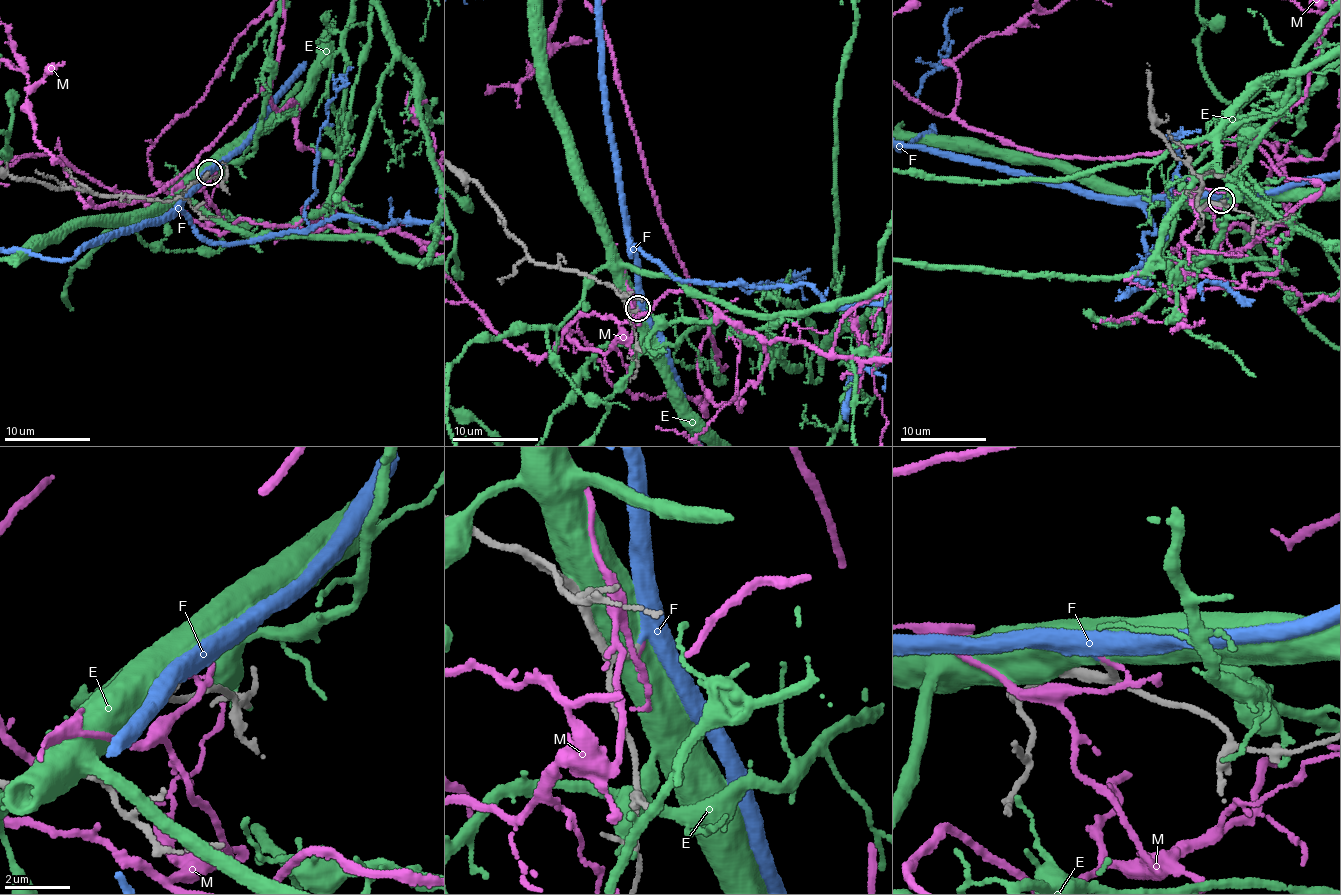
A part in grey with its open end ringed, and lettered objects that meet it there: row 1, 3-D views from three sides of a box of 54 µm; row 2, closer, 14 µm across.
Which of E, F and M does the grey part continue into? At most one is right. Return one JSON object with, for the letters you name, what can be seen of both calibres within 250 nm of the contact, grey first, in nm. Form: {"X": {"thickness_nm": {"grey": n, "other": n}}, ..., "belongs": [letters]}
{"F": {"thickness_nm": {"grey": 160, "other": 320}}, "belongs": ["F"]}

